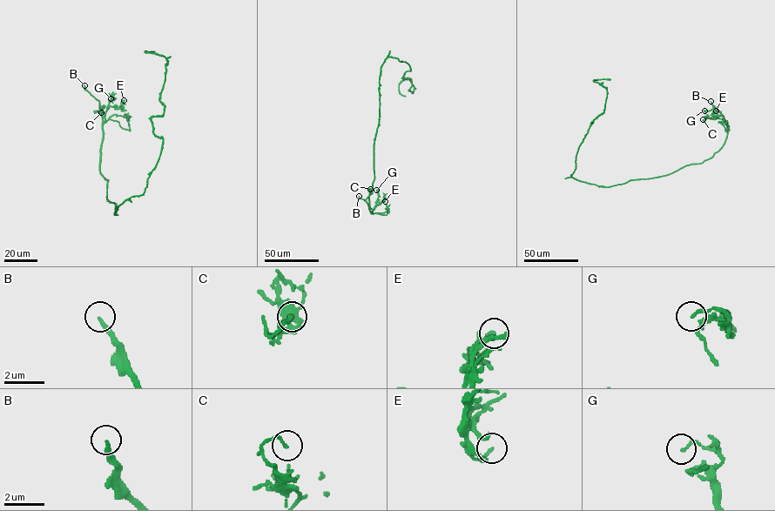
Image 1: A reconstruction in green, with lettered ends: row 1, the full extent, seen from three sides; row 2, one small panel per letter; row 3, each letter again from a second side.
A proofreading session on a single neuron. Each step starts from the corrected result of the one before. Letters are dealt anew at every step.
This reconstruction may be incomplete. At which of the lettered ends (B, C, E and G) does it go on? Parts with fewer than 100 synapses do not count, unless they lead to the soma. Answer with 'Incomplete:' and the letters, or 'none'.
Incomplete: B

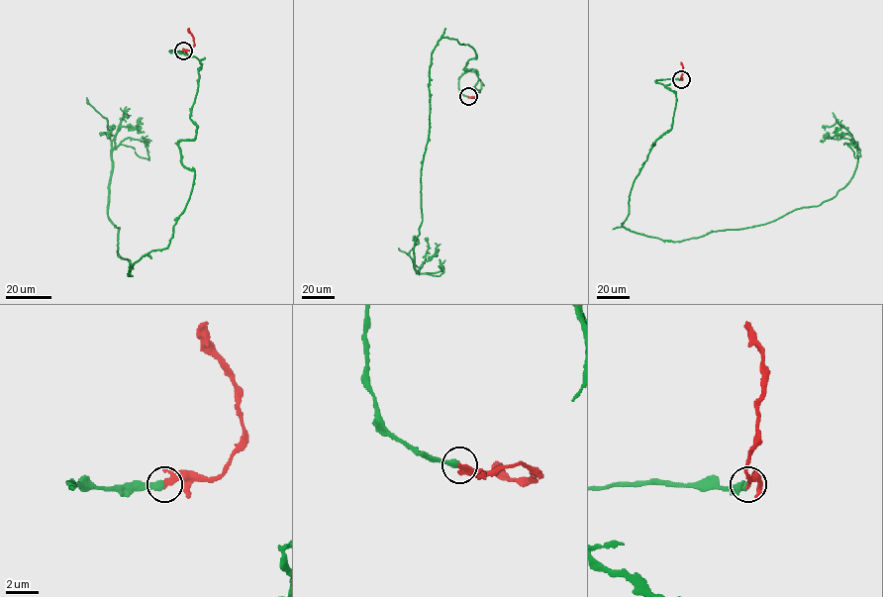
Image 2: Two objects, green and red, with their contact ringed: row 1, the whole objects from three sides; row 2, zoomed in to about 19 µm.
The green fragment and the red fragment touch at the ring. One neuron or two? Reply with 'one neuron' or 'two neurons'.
one neuron

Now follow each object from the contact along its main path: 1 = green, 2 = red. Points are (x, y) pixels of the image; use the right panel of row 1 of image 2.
1: (681, 79), (655, 80), (676, 106), (630, 194), (636, 233), (819, 206), (859, 151)
2: (681, 79), (681, 62)

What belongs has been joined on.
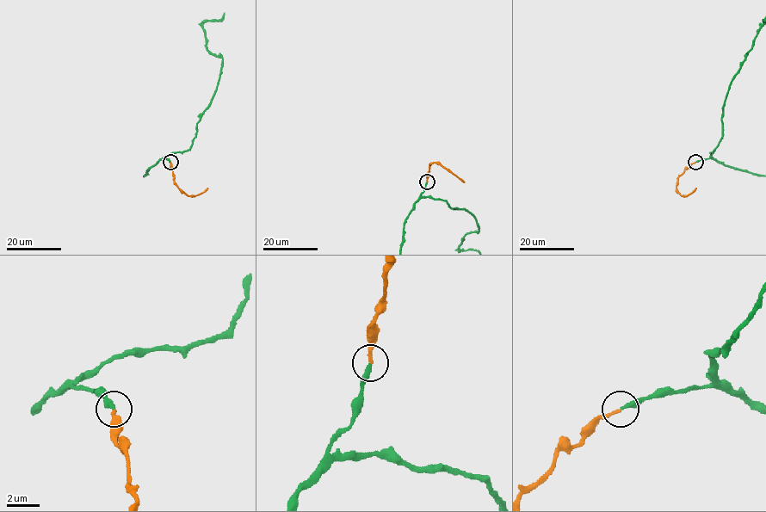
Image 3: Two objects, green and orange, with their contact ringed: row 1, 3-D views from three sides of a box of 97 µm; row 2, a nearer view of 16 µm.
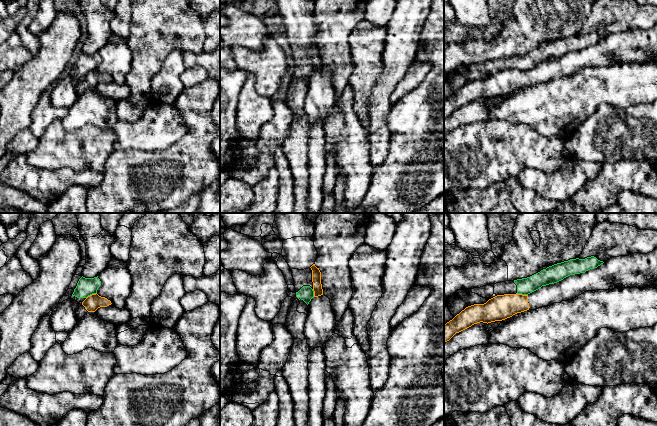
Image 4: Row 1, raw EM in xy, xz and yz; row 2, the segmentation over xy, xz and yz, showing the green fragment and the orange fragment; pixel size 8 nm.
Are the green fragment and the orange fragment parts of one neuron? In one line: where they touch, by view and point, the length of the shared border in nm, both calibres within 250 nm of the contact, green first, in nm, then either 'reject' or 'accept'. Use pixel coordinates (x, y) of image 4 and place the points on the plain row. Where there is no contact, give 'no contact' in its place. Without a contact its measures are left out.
contact yz (522, 70); length 100 nm; calibres 140 and 200 nm; reject

